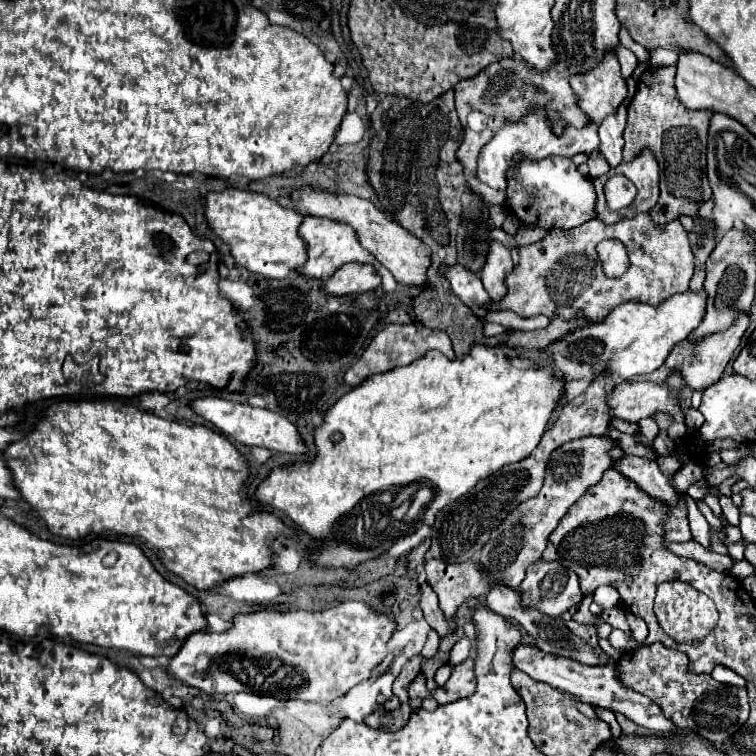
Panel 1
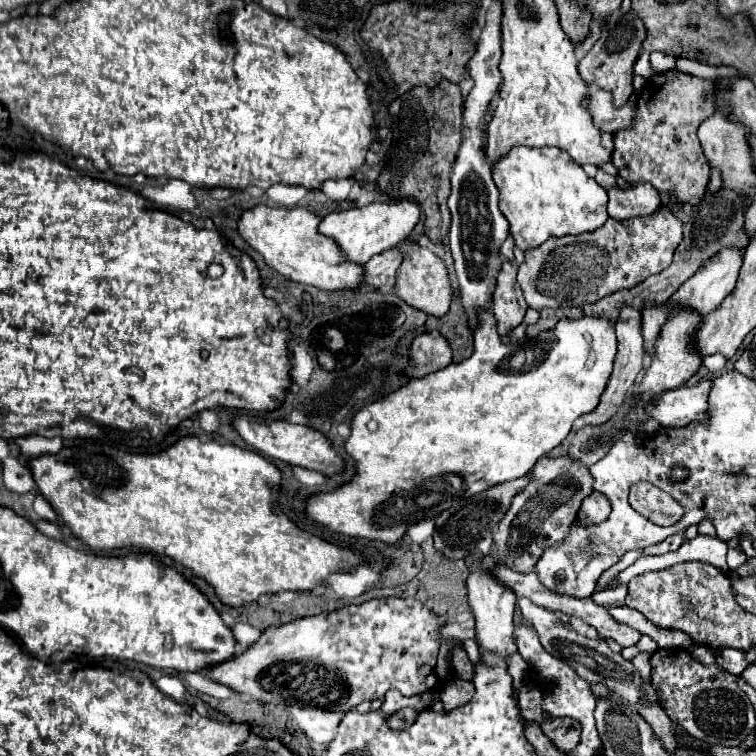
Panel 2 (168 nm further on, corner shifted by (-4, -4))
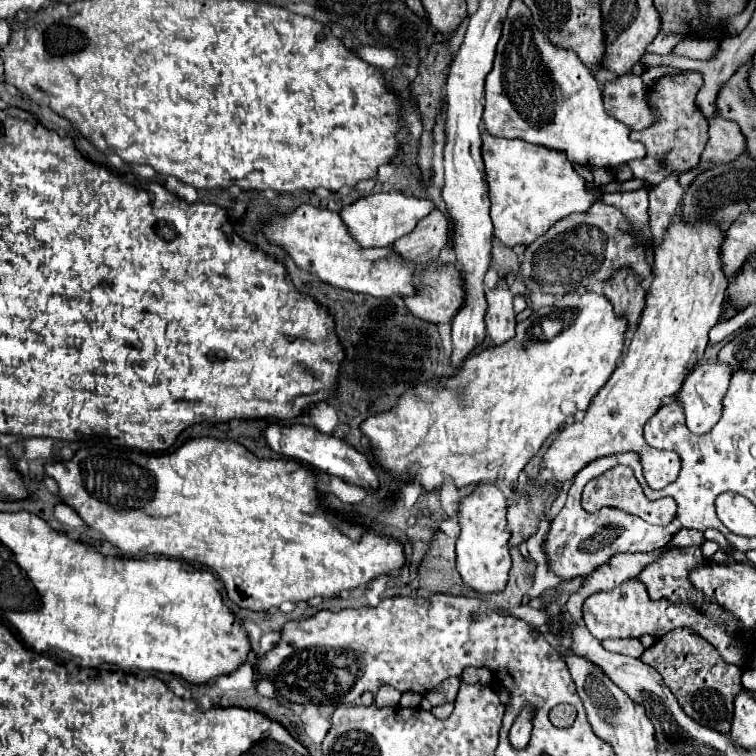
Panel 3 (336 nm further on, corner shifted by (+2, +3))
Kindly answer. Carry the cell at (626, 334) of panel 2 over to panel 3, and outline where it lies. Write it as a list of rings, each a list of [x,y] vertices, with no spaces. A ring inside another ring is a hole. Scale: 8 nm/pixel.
[[[615,273],[615,277],[603,285],[603,295],[615,307],[617,317],[625,317],[627,333],[635,331],[645,307],[645,289],[639,277],[633,273]]]

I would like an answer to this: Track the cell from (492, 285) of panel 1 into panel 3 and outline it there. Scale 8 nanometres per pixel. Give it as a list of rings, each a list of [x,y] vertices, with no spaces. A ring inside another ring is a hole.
[[[499,279],[499,285],[487,291],[487,315],[485,325],[491,341],[501,345],[515,335],[515,311],[513,311],[513,293],[509,291],[505,279]]]

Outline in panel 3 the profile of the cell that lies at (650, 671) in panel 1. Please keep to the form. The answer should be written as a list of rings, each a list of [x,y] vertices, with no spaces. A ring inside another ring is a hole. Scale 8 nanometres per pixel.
[[[673,629],[653,647],[645,649],[641,661],[653,665],[663,675],[663,681],[677,697],[681,709],[699,725],[707,725],[723,735],[729,733],[733,721],[733,701],[741,691],[741,667],[723,661],[719,651],[699,637],[693,629]]]

